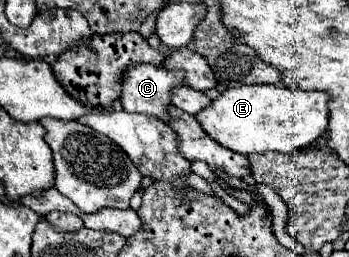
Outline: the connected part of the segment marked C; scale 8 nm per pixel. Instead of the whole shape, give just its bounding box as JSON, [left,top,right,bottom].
[121,64,183,122]

